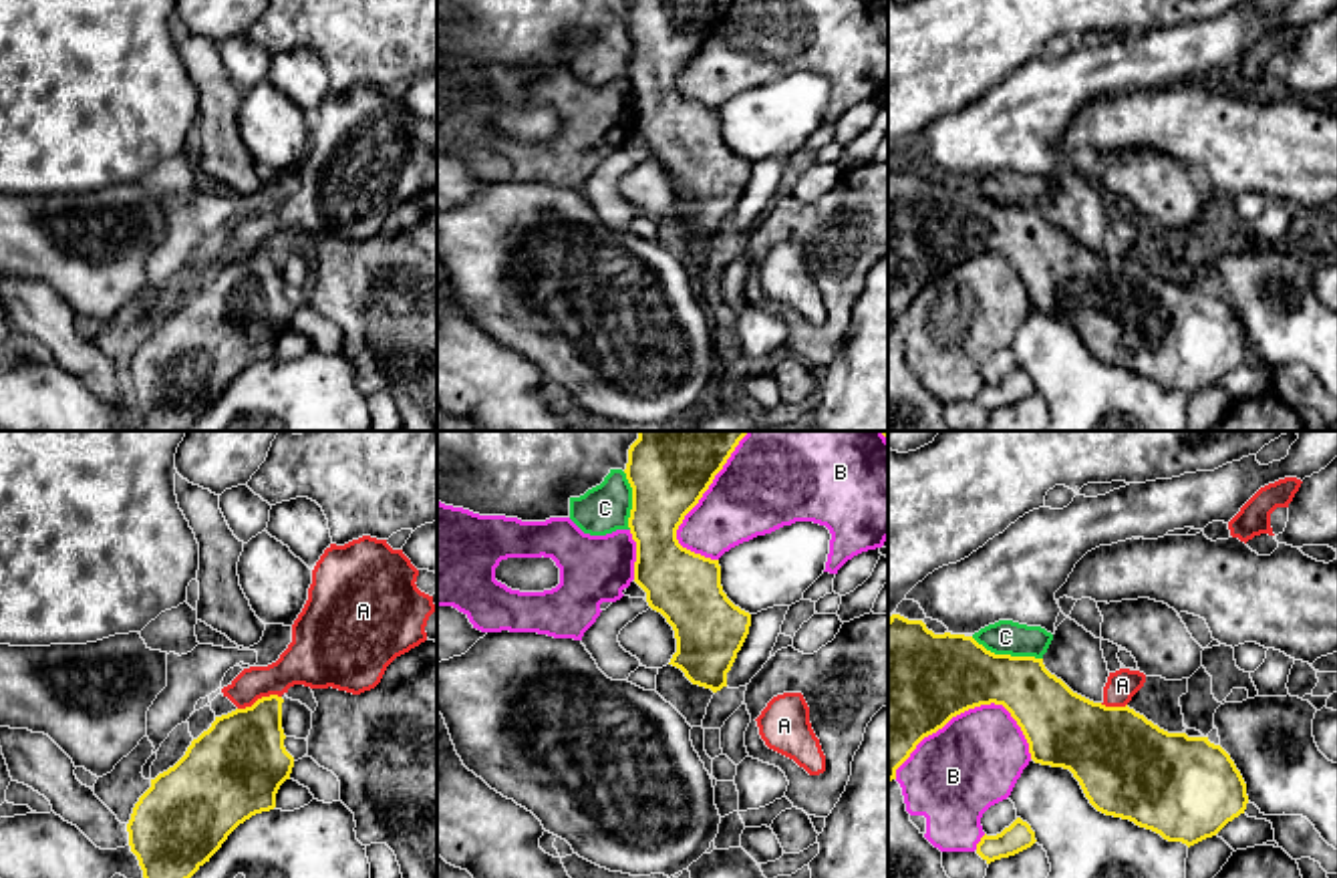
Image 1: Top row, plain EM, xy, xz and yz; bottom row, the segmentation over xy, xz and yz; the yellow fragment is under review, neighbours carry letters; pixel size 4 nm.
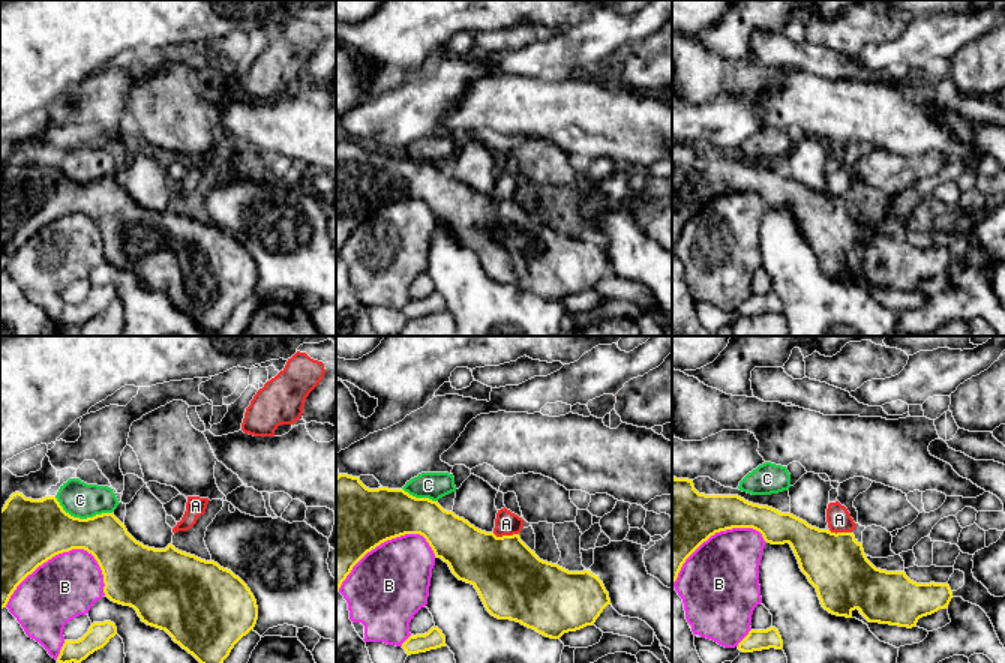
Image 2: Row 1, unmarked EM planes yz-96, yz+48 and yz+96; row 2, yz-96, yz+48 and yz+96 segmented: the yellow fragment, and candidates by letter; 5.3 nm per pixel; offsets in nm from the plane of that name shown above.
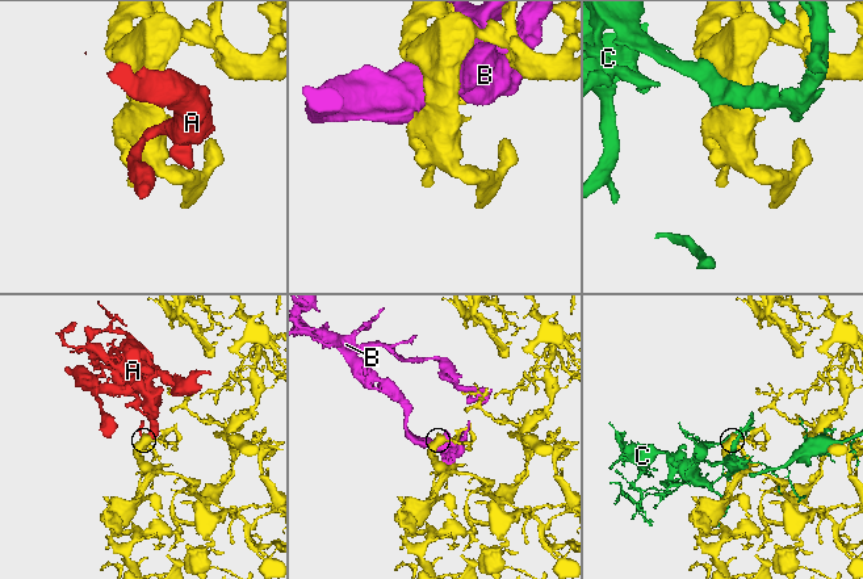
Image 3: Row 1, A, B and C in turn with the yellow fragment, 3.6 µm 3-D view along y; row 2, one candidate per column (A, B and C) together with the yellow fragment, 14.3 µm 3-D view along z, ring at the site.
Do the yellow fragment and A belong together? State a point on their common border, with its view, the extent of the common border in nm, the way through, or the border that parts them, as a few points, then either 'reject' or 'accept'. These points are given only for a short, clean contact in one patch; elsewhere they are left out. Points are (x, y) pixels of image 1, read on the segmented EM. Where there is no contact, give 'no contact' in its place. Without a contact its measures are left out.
xy (258, 699) | 190 nm | accept

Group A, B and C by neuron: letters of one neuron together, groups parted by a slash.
A / B / C

